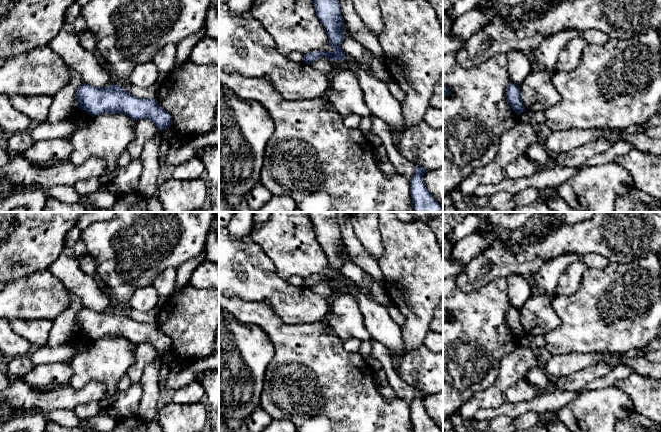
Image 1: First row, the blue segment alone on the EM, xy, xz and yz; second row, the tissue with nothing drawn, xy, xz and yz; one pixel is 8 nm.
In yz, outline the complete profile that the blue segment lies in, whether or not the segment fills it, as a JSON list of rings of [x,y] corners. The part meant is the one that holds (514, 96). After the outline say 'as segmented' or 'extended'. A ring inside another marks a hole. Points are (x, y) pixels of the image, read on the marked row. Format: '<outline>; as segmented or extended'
[[[512,82],[509,83],[507,87],[506,96],[509,105],[517,115],[520,115],[522,112],[526,110],[522,101],[522,93],[517,84]]]; as segmented

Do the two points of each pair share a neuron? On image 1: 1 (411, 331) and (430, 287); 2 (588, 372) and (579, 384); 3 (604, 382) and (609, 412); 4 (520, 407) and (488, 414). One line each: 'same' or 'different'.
1: same
2: same
3: different
4: same

